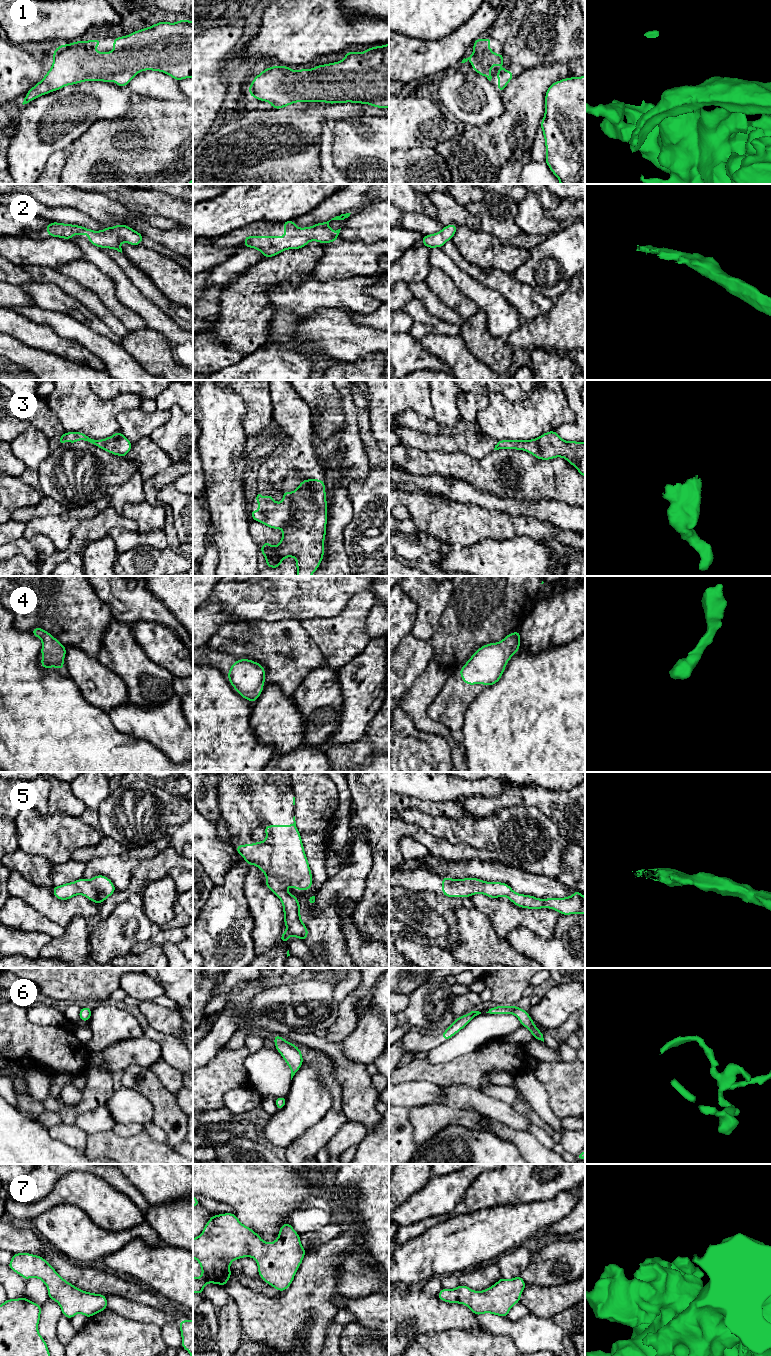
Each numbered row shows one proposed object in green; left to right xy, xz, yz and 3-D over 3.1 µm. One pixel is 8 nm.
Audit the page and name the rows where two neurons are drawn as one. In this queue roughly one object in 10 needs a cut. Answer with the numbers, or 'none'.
none

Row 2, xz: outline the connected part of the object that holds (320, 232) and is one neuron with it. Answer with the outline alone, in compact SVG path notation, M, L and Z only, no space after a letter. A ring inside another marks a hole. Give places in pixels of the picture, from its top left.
M351 213L338 215L331 220L344 221ZM293 220L283 222L285 235L280 236L245 236L244 247L259 250L265 258L271 258L285 250L297 250L306 246L310 241L331 243L337 241L340 229L333 231L329 222L317 223L310 227L298 228Z

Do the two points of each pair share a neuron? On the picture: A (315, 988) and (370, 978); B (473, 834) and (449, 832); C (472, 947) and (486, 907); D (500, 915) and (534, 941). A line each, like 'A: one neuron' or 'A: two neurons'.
A: two neurons
B: one neuron
C: two neurons
D: two neurons

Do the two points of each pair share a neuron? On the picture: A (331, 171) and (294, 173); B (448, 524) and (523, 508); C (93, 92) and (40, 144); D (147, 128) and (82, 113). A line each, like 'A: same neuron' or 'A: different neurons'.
A: different neurons
B: different neurons
C: same neuron
D: different neurons

